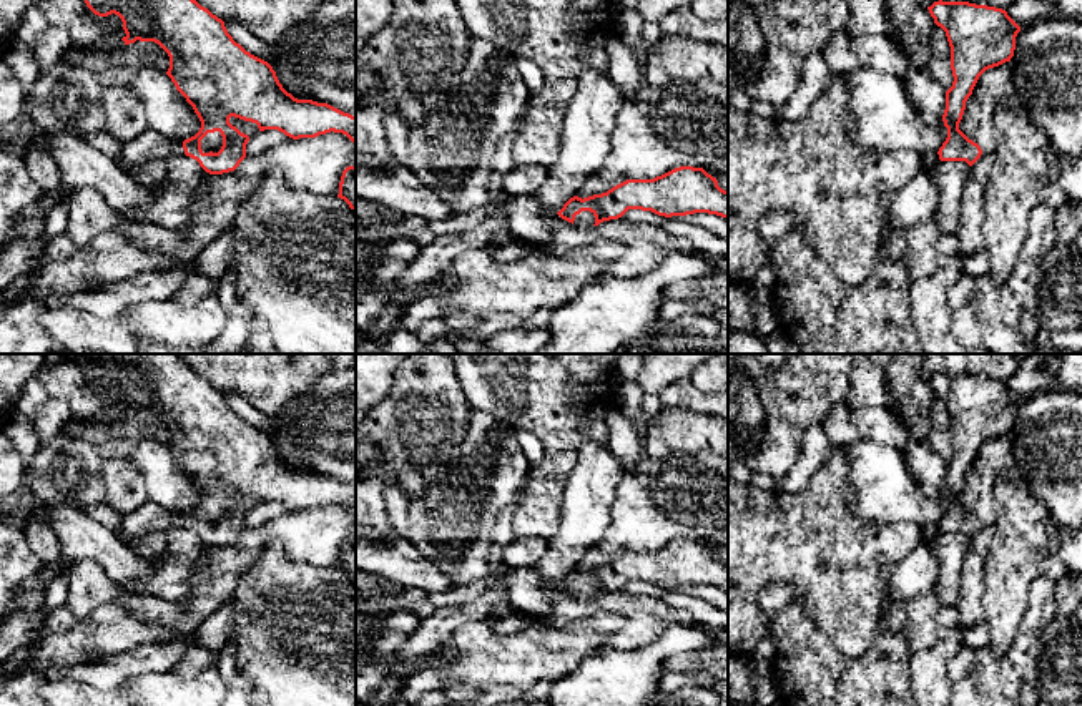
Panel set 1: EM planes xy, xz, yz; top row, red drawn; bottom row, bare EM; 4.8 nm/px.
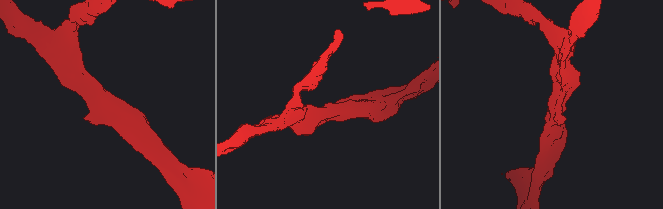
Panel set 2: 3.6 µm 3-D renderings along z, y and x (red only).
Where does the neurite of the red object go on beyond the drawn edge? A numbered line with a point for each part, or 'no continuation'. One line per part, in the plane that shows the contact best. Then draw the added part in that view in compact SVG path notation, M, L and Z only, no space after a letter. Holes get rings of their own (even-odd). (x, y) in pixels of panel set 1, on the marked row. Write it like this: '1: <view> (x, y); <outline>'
1: xy (213, 142); M219 131L214 133L208 133L203 140L201 140L201 150L203 153L218 153L223 146L223 136Z

